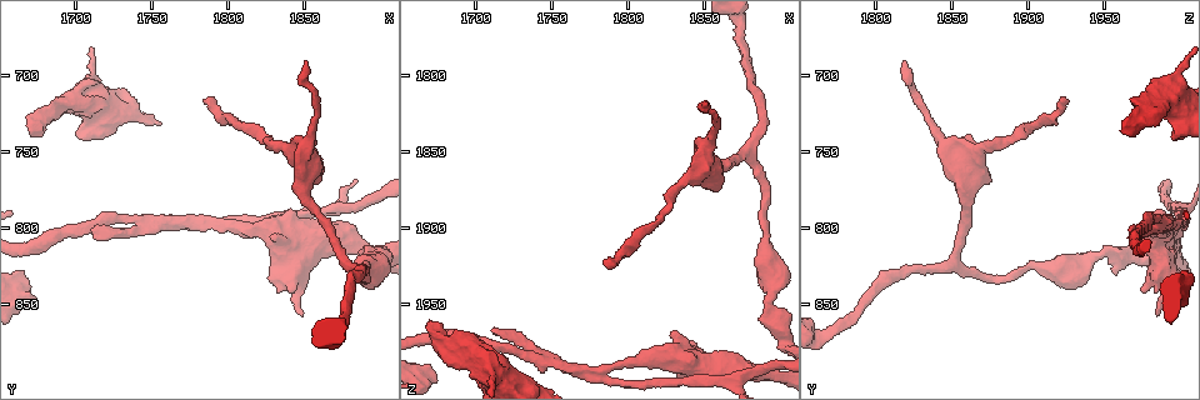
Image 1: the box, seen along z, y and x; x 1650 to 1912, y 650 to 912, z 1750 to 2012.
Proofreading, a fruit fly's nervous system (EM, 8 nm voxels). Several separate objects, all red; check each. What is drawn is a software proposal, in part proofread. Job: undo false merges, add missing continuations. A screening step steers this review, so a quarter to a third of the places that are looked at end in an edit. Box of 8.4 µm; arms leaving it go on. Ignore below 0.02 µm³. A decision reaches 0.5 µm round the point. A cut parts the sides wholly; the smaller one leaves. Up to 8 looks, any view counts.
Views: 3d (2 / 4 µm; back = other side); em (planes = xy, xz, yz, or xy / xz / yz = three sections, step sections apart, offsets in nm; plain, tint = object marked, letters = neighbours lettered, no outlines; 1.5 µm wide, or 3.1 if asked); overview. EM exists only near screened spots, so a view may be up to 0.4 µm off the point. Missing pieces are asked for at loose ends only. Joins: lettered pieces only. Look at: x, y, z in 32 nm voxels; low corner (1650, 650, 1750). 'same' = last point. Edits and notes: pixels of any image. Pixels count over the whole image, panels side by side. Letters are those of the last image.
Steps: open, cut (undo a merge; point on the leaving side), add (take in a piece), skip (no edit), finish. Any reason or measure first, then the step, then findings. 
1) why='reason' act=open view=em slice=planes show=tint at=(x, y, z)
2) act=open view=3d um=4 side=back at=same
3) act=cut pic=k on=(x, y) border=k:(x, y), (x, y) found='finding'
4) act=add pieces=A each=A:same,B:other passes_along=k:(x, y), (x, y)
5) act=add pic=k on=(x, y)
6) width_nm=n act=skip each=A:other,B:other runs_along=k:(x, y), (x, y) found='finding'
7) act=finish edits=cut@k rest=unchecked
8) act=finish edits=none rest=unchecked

why='thick end' act=open view=em slice=planes show=letters at=(1668, 736, 1962)

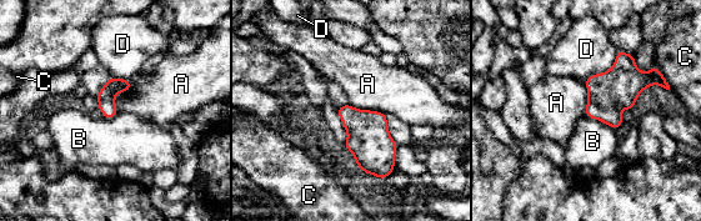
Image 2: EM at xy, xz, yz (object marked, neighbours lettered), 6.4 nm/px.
act=skip each=A:other,B:other,C:other,D:other border=2:(585, 115), (604, 121), (615, 130) found='no lettered piece goes on from it'

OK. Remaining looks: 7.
act=open view=em slice=yz step=4 show=letters at=(1786, 716, 1922)

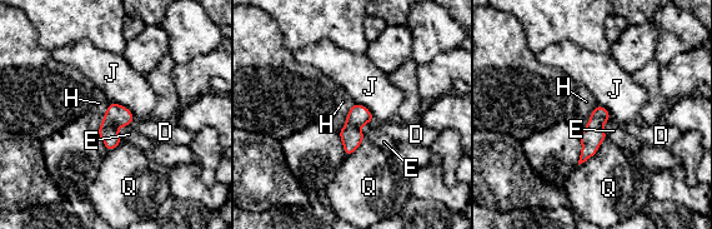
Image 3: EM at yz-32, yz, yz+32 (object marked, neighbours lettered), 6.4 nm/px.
why='another direction' act=open view=em slice=planes show=letters at=same

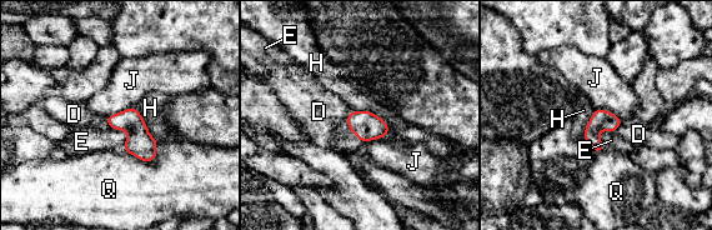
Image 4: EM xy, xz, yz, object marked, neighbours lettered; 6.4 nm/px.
act=skip each=D:other,E:other,H:other,J:other,Q:other border=4:(109, 126), (126, 133), (124, 149) found='none of them fits'

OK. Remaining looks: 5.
why='tapers out' act=open view=em slice=planes show=plain at=(1850, 688, 1818)

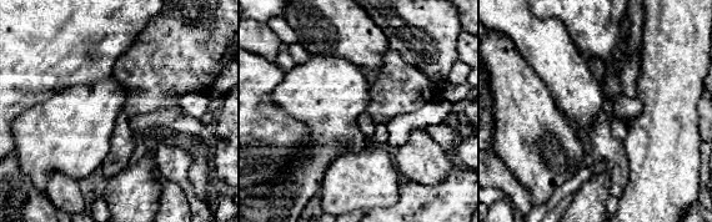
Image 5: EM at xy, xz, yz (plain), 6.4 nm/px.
why='with the object marked' act=open view=em slice=planes show=tint at=same

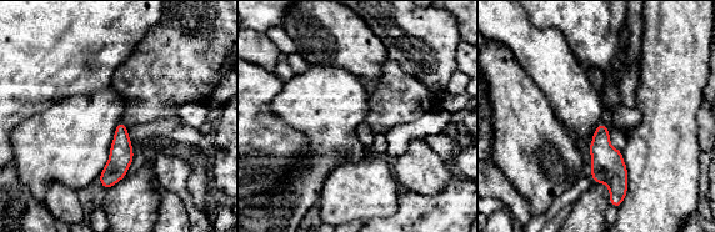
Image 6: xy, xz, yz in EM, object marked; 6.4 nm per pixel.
why='see the neighbours' act=open view=em slice=planes show=letters at=same

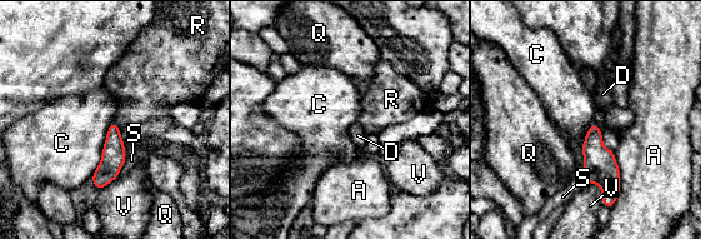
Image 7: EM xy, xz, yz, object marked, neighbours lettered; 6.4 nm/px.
act=add pieces=D each=A:other,C:other,D:same,Q:other,R:other,S:other,V:other passes_along=7:(599, 163), (596, 125), (602, 94) found='it goes on there'

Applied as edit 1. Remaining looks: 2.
act=finish edits=add@7 rest=unchecked

